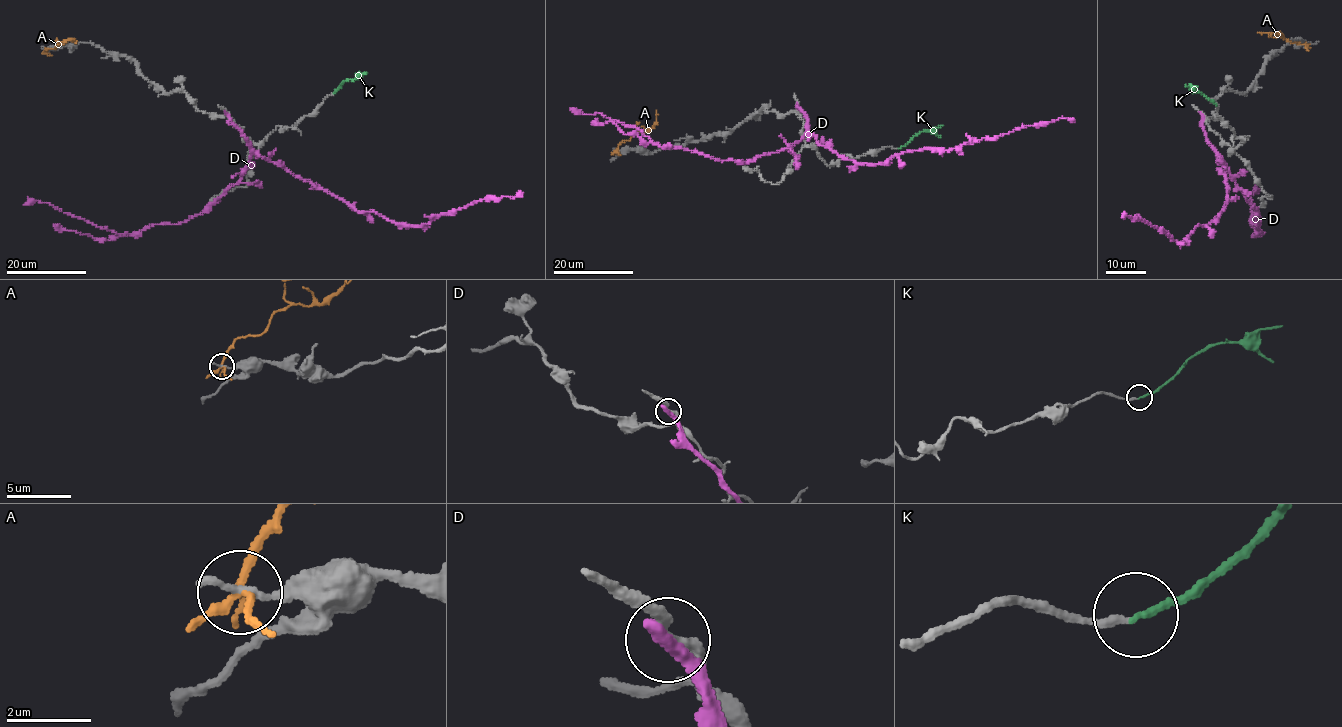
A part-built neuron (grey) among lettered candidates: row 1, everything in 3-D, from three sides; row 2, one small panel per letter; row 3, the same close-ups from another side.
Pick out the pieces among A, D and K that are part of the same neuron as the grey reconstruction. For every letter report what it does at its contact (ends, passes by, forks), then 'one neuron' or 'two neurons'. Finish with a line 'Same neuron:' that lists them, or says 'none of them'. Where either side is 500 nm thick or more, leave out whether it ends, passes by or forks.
A: it forks; two neurons
D: it ends; two neurons
K: it ends; one neuron
Same neuron: K

